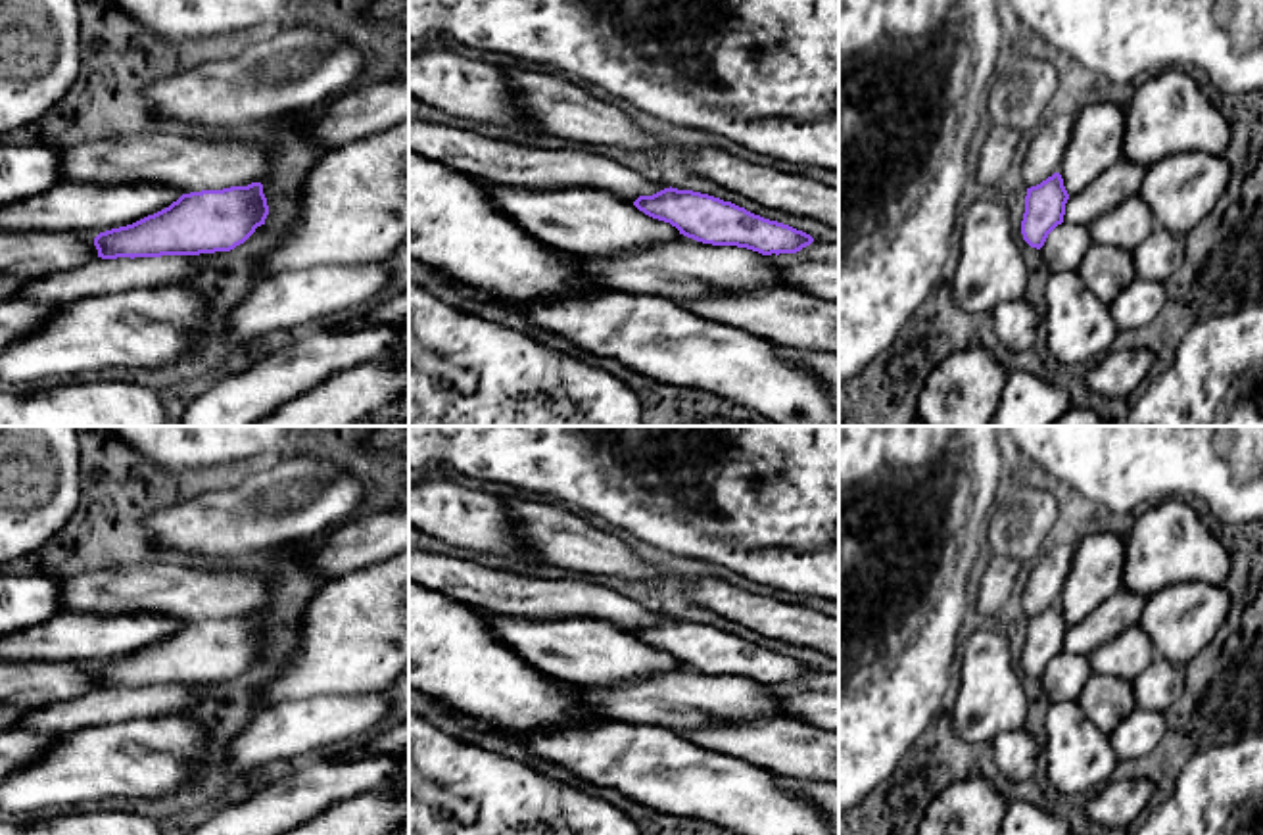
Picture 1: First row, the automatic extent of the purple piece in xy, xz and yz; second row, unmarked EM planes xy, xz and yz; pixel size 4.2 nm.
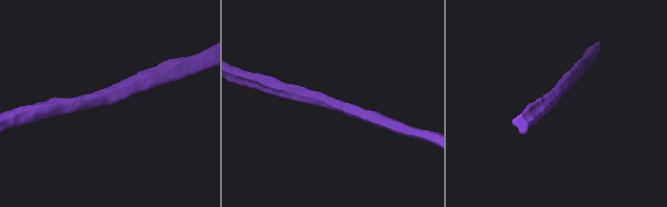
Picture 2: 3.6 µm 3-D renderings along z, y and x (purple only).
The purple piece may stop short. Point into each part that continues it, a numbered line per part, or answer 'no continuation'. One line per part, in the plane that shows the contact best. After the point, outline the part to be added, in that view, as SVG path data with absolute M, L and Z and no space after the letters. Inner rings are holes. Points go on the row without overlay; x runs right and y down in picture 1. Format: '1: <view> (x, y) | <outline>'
no continuation

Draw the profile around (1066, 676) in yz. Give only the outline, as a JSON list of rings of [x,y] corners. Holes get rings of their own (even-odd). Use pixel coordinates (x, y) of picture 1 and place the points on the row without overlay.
[[[1063,651],[1048,664],[1040,681],[1052,703],[1079,701],[1090,676],[1088,656]]]

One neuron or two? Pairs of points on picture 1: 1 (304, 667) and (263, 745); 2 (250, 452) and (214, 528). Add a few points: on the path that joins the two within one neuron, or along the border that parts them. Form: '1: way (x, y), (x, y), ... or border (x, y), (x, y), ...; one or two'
1: border (331, 693), (286, 699), (271, 703), (262, 711); two
2: border (281, 452), (256, 465); two

